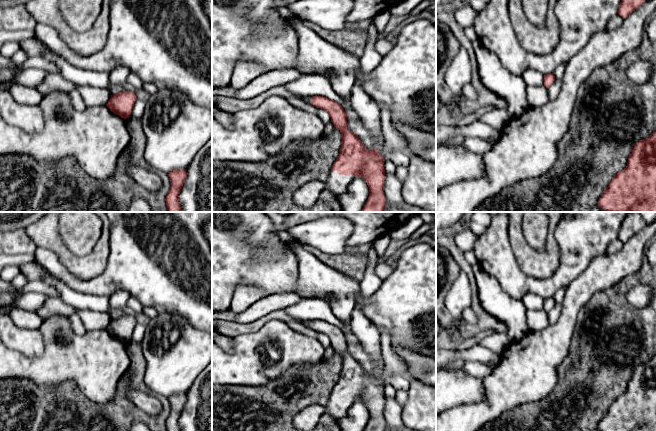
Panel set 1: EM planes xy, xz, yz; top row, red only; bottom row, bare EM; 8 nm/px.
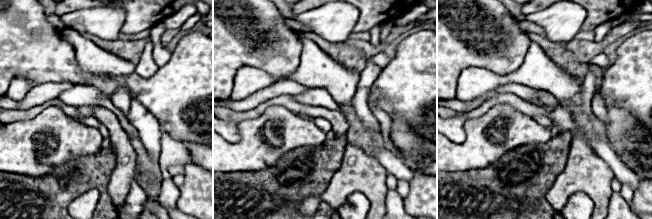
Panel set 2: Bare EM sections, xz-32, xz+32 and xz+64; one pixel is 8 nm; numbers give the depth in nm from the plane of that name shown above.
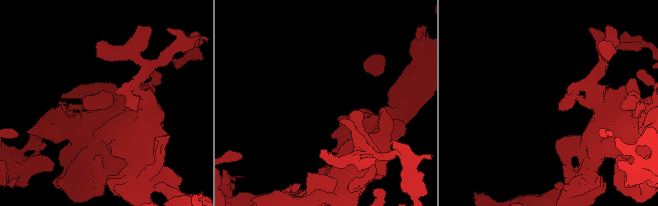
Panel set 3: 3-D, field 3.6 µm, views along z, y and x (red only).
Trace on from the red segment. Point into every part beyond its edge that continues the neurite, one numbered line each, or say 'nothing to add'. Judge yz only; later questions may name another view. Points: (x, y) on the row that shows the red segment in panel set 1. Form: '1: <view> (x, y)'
nothing to add

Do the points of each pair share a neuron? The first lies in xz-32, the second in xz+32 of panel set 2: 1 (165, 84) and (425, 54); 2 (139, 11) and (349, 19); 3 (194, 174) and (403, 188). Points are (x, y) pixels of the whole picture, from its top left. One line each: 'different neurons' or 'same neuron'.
1: same neuron
2: different neurons
3: different neurons

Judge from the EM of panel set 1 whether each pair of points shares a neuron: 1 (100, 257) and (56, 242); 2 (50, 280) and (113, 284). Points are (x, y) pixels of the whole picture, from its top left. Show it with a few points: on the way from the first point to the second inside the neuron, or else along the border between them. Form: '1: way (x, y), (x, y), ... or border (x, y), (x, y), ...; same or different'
1: way (88, 261), (72, 261), (65, 254); same
2: border (44, 265), (54, 276), (72, 289), (82, 292); different

